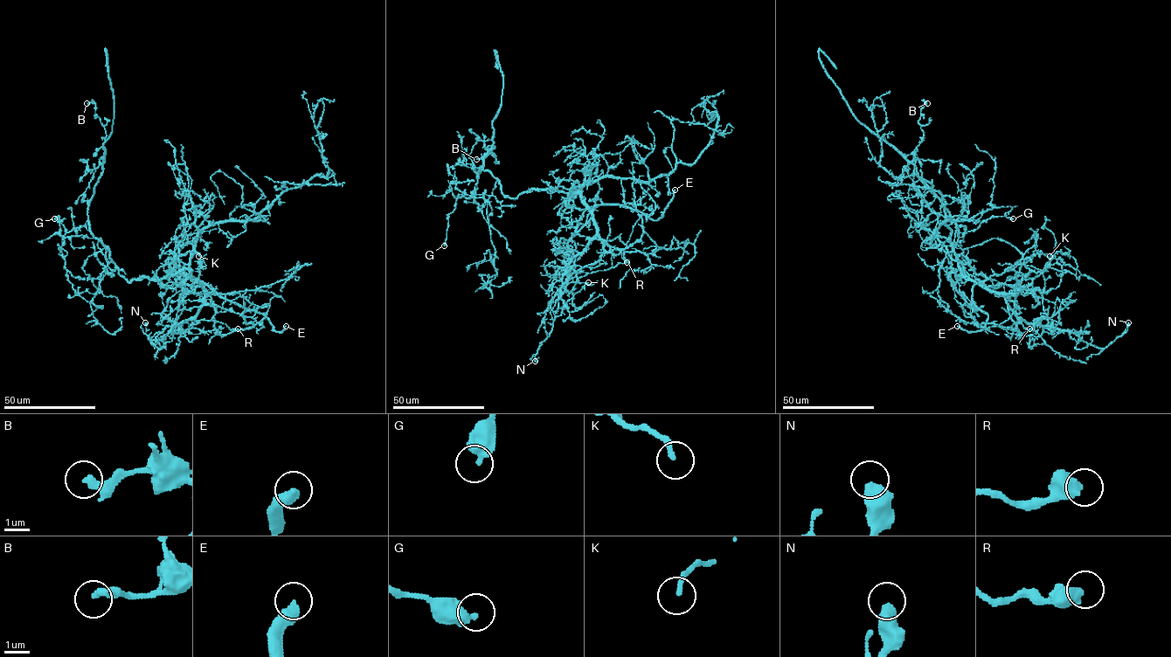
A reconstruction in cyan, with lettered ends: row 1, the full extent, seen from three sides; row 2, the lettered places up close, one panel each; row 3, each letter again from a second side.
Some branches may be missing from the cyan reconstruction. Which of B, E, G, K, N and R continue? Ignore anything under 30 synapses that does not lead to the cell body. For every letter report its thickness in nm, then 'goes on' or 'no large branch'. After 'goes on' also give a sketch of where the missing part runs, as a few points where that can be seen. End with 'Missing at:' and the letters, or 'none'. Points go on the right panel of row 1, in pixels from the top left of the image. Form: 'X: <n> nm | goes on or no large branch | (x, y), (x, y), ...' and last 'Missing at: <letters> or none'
B: 320 nm | no large branch
E: 420 nm | goes on
G: 550 nm | no large branch
K: 200 nm | no large branch
N: 600 nm | no large branch
R: 550 nm | no large branch
Missing at: E

